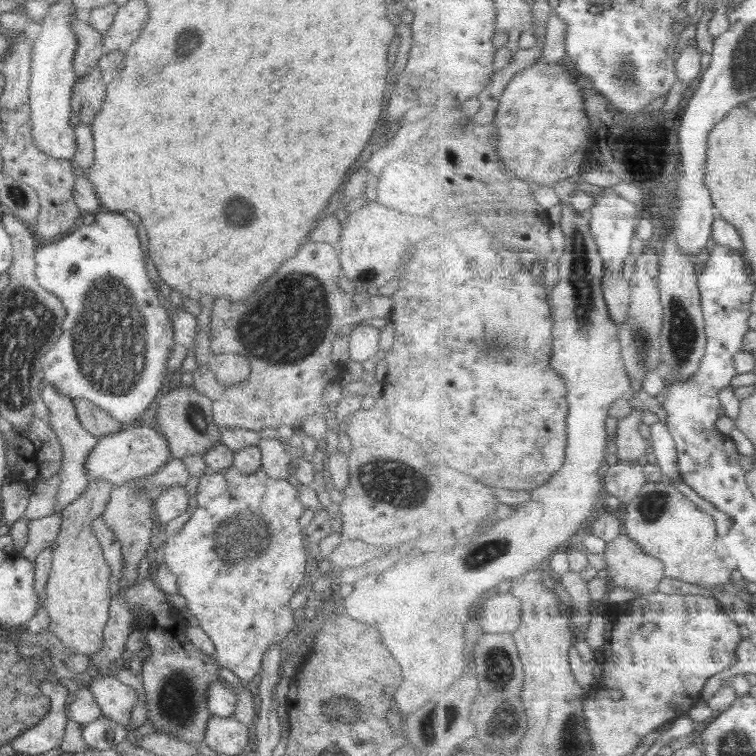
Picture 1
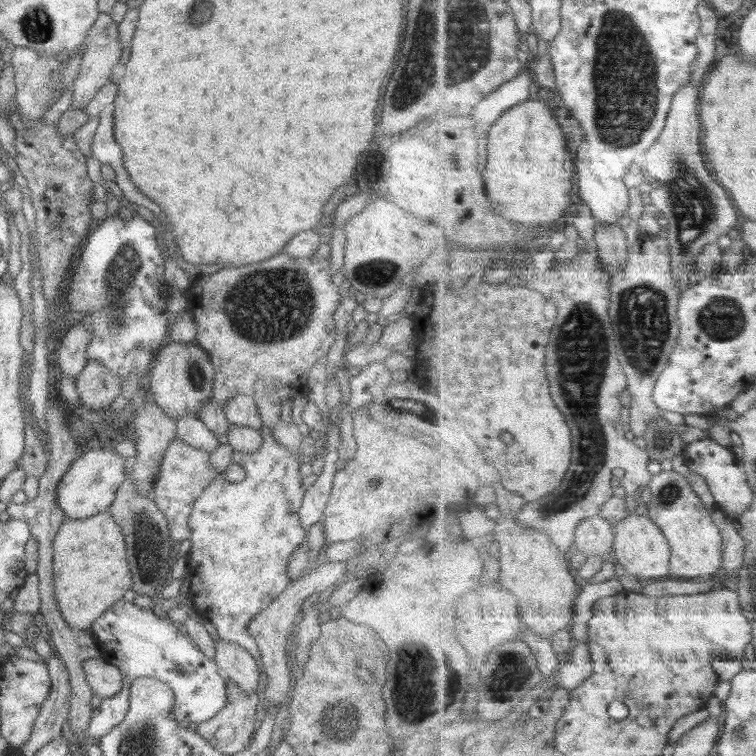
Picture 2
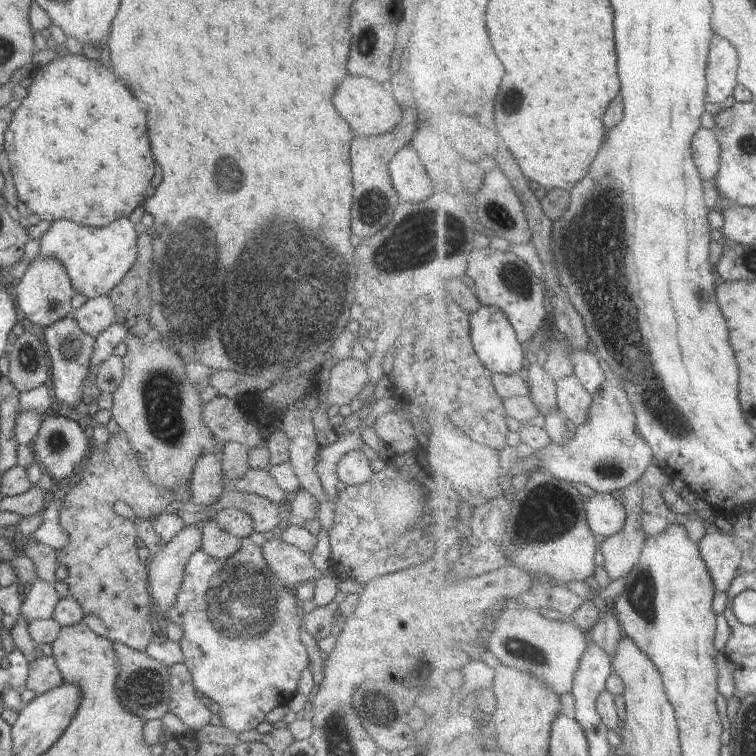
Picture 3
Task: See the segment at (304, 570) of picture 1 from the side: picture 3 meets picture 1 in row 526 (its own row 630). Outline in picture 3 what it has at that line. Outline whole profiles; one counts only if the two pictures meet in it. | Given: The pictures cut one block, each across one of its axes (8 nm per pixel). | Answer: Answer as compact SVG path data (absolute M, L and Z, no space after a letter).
M250 537L241 539L242 546L232 555L223 559L211 557L203 550L196 551L188 559L185 573L176 595L175 603L169 610L165 621L167 623L174 622L176 626L180 626L183 630L182 639L178 642L181 646L181 651L184 652L184 665L188 667L193 678L193 685L198 692L202 692L206 698L210 698L212 702L216 702L220 710L216 710L215 721L231 730L233 733L240 734L246 731L251 731L264 720L264 716L276 708L276 706L284 706L297 694L297 686L304 669L309 668L309 656L306 652L306 647L300 640L300 629L303 624L301 610L298 608L298 600L291 589L270 570L269 564L263 557L261 547L255 545Z

